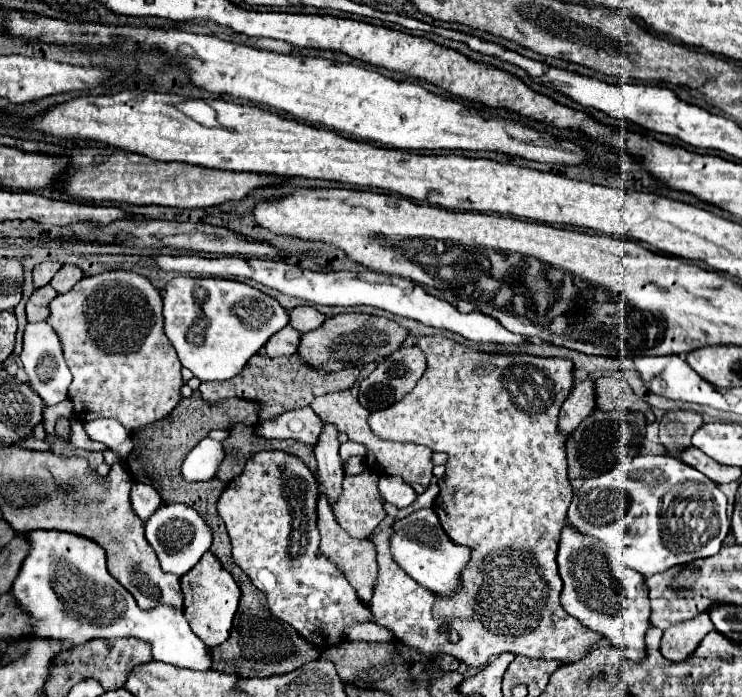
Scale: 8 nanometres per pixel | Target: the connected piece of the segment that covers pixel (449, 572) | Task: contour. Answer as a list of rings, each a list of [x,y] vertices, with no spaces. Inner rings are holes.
[[[419,509],[405,519],[397,519],[393,525],[393,535],[389,541],[389,549],[397,565],[405,569],[405,573],[415,579],[419,585],[429,589],[439,597],[455,597],[457,589],[461,589],[461,573],[471,561],[471,549],[465,545],[455,545],[443,531],[439,517],[433,509]]]

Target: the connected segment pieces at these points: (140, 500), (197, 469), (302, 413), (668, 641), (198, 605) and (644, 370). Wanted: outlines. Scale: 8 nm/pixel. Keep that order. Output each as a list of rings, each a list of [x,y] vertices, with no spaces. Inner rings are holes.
[[[133,483],[133,487],[131,487],[131,507],[141,521],[147,521],[159,509],[159,505],[161,505],[161,497],[151,485]]]
[[[203,439],[199,441],[187,459],[183,461],[181,473],[187,481],[205,481],[215,477],[215,471],[223,459],[223,447],[219,441],[213,439]]]
[[[303,407],[287,411],[275,421],[263,421],[255,429],[263,437],[295,439],[313,447],[319,441],[319,433],[323,433],[323,421],[311,407]]]
[[[703,611],[699,617],[681,621],[665,629],[665,635],[661,639],[661,653],[669,661],[683,661],[687,655],[695,651],[699,641],[713,629],[709,613]]]
[[[207,551],[199,559],[199,563],[181,577],[181,591],[185,595],[183,613],[185,613],[191,629],[195,631],[195,635],[207,647],[221,645],[231,633],[233,615],[235,615],[235,609],[239,603],[239,587],[233,581],[233,577],[223,569],[223,565],[217,561],[217,557],[211,551]]]
[[[679,355],[633,357],[633,365],[653,393],[675,401],[693,401],[693,369]]]

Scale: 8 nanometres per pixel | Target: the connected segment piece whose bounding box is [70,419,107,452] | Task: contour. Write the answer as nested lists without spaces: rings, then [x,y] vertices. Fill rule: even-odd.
[[[79,419],[71,420],[70,424],[70,439],[71,443],[86,451],[105,451],[107,447],[97,441],[91,440],[84,431],[83,423]]]

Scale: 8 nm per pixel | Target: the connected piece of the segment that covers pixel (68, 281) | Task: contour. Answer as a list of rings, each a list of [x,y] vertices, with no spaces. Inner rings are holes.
[[[63,265],[55,277],[51,279],[51,287],[57,291],[57,293],[67,293],[79,279],[83,277],[81,269],[77,269],[75,265]]]

